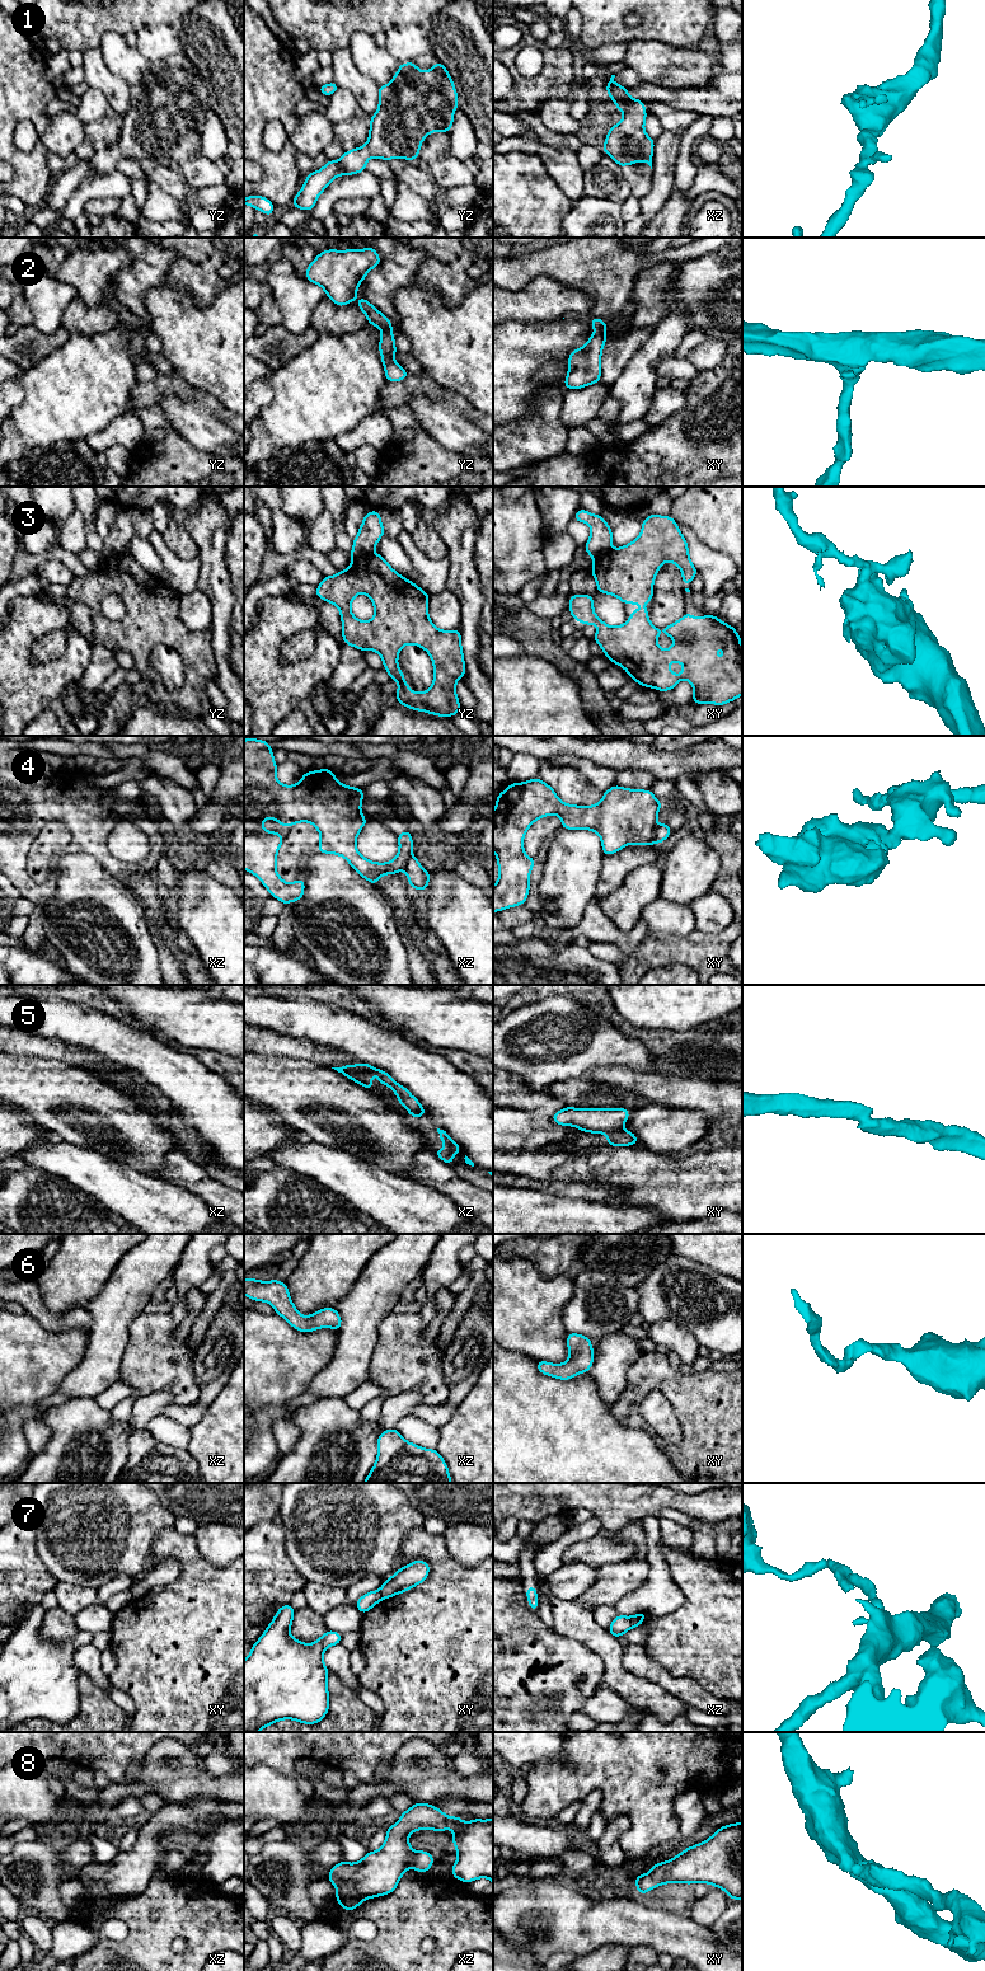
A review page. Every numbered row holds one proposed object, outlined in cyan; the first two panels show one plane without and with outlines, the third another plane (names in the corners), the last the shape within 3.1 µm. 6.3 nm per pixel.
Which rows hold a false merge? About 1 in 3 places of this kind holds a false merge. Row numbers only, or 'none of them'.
3, 4, 5, 7

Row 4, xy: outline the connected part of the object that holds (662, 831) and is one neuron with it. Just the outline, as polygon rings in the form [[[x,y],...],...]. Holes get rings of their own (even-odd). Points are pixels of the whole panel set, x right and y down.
[[[667,823],[656,825],[655,843],[658,844],[665,841],[671,832],[672,830],[669,827]]]

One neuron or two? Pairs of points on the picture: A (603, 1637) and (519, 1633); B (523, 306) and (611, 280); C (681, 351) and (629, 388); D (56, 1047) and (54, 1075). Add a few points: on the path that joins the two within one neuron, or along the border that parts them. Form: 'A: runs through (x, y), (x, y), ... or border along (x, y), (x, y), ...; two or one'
A: border along (556, 1631), (580, 1642), (591, 1652); two
B: border along (552, 277), (585, 291), (592, 299), (591, 313); two
C: border along (689, 328), (674, 355); two
D: border along (26, 1056), (59, 1060), (81, 1069); two

